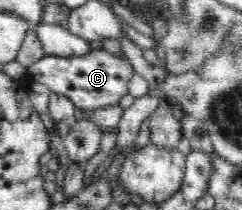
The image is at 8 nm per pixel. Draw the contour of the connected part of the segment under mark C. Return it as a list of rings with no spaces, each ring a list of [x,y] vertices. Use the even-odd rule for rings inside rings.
[[[94,48],[80,56],[62,57],[44,55],[27,67],[34,81],[46,84],[52,93],[67,96],[80,110],[118,105],[120,98],[128,93],[128,82],[135,73],[130,60],[118,57],[106,49]]]

